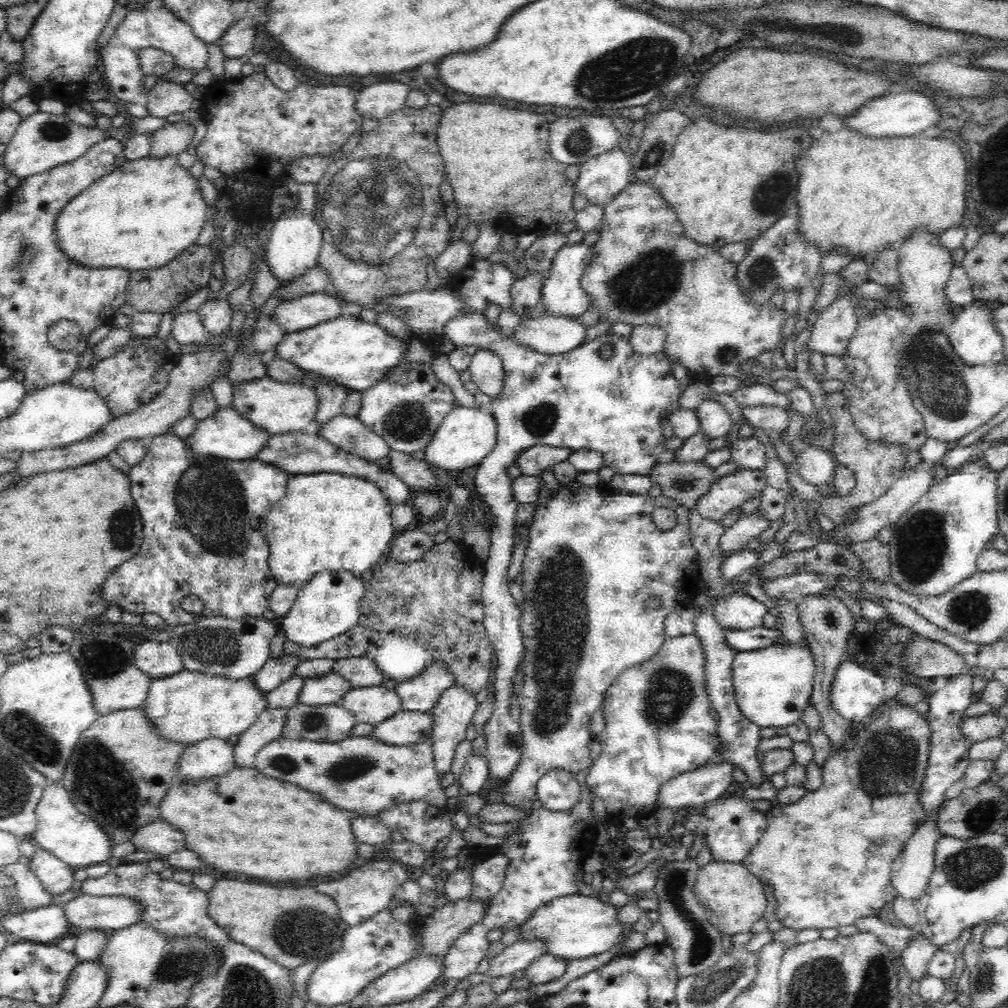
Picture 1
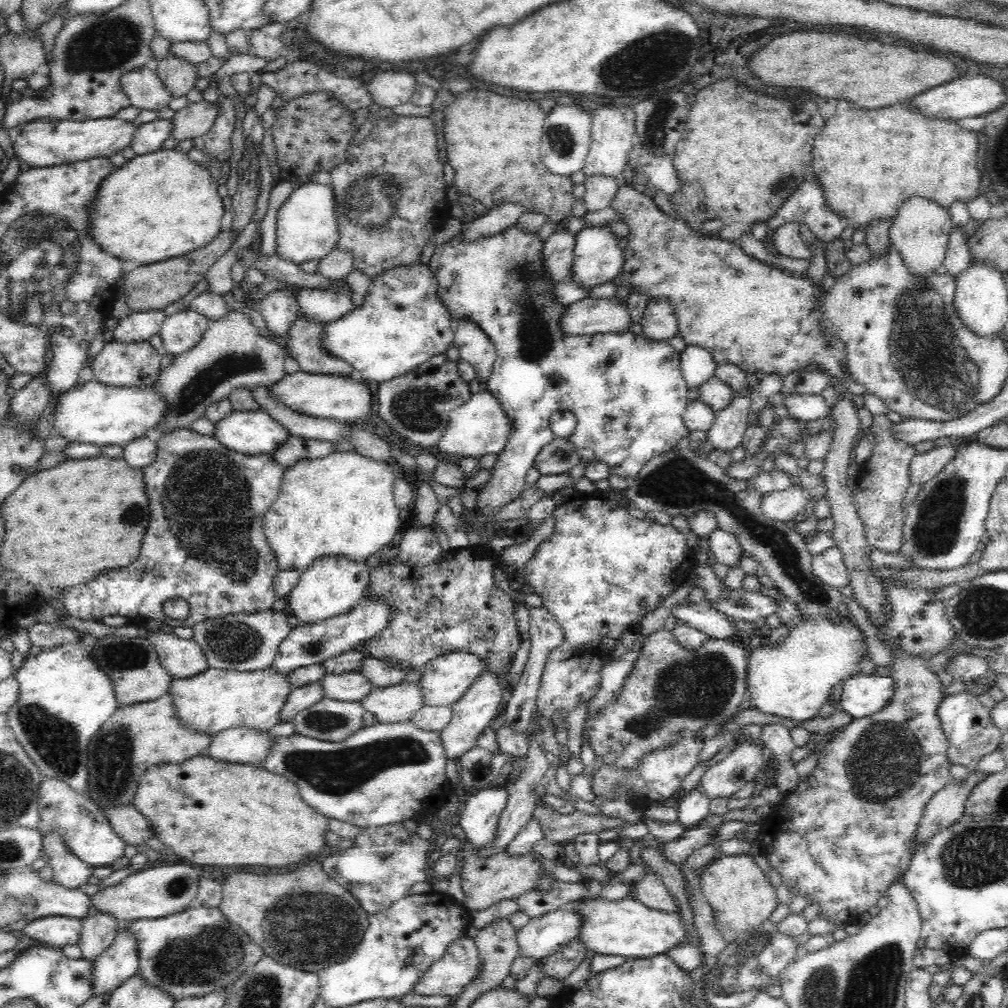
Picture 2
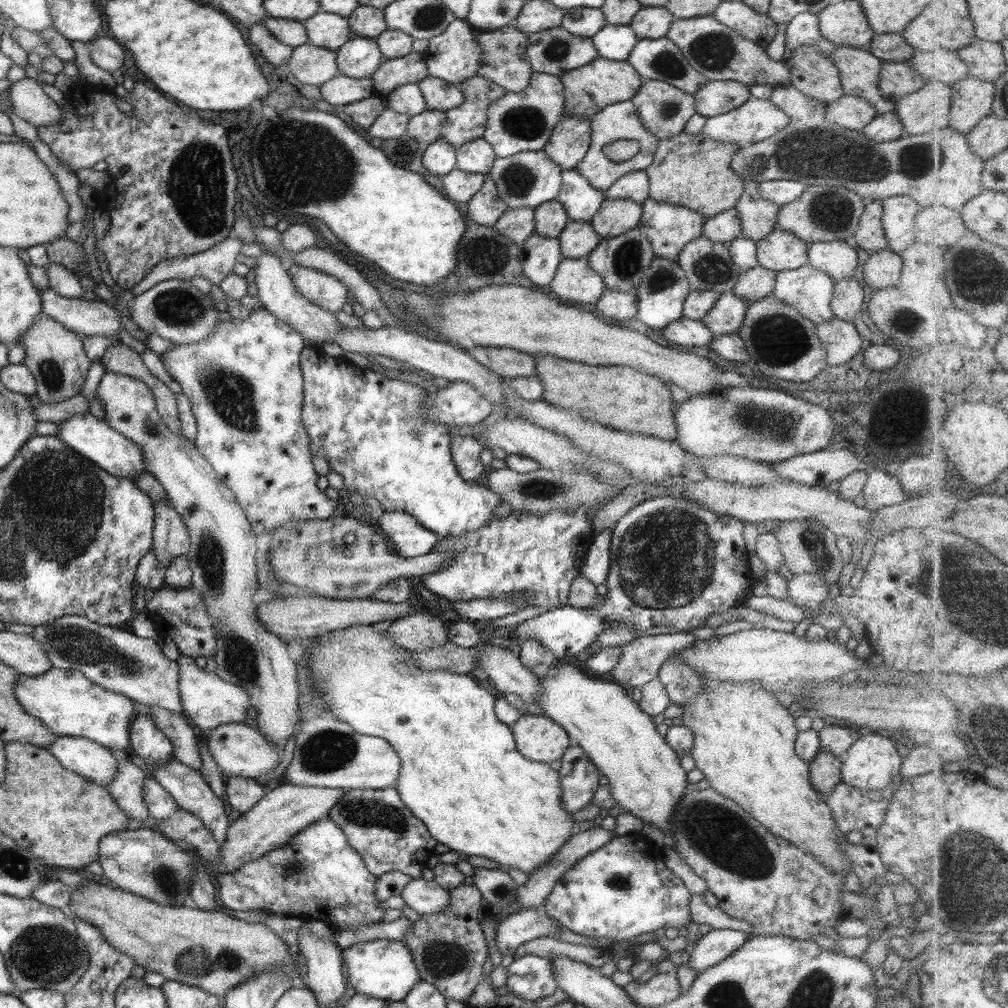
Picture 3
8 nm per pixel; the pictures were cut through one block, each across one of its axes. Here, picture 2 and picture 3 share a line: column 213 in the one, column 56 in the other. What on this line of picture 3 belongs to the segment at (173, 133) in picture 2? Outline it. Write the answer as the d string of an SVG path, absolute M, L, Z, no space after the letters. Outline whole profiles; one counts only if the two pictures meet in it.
M24 77L9 86L10 103L15 116L34 127L51 126L61 118L61 109L41 90L37 80Z

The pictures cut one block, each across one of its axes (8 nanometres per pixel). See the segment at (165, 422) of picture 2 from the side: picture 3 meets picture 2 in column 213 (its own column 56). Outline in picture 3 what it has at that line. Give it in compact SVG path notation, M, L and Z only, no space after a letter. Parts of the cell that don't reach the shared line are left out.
M39 310L39 314L33 318L33 324L25 330L25 334L16 344L21 344L24 349L25 358L21 364L35 378L35 396L40 402L56 404L79 394L89 370L90 360L83 351L81 338L77 333L67 330L43 310Z

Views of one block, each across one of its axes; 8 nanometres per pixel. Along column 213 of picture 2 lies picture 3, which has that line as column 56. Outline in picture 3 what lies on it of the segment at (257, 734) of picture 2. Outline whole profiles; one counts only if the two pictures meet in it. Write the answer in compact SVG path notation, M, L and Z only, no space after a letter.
M55 735L47 749L64 769L101 787L107 786L117 772L117 761L109 749L83 737Z

